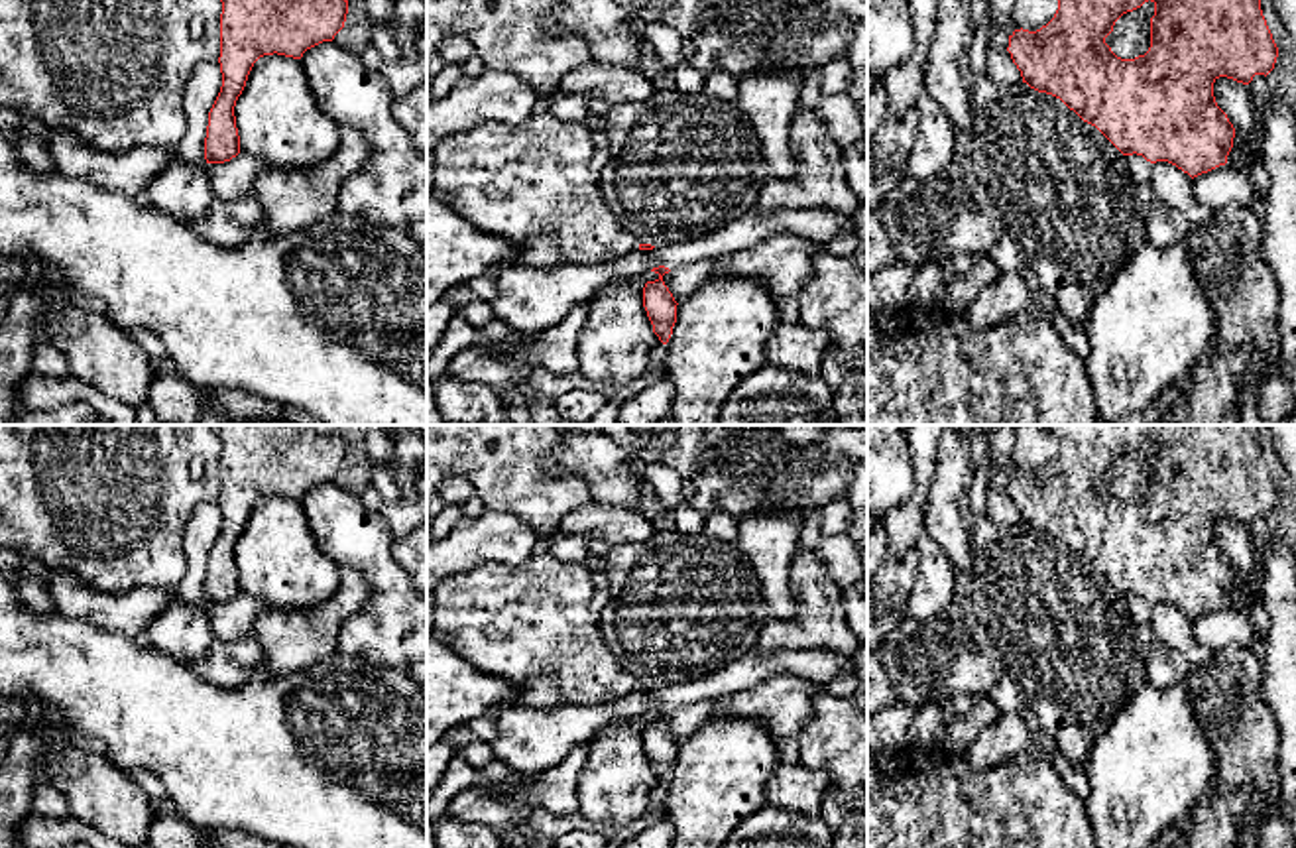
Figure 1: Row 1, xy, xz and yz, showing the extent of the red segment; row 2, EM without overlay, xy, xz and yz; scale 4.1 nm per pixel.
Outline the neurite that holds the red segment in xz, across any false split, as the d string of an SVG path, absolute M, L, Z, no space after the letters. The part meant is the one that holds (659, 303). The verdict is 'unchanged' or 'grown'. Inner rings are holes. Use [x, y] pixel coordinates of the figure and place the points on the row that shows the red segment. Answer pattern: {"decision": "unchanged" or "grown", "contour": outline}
{"decision": "unchanged", "contour": "M665 266L653 268L659 277L655 281L647 281L643 287L643 307L653 325L653 333L659 336L663 344L669 342L673 334L673 327L677 323L677 301L669 287L663 281L663 275L671 270Z"}

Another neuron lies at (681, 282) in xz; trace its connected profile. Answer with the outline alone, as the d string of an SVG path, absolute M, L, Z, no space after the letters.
M700 260L684 268L675 268L663 275L665 285L673 293L675 301L684 301L700 283L704 283L716 272L714 260Z

